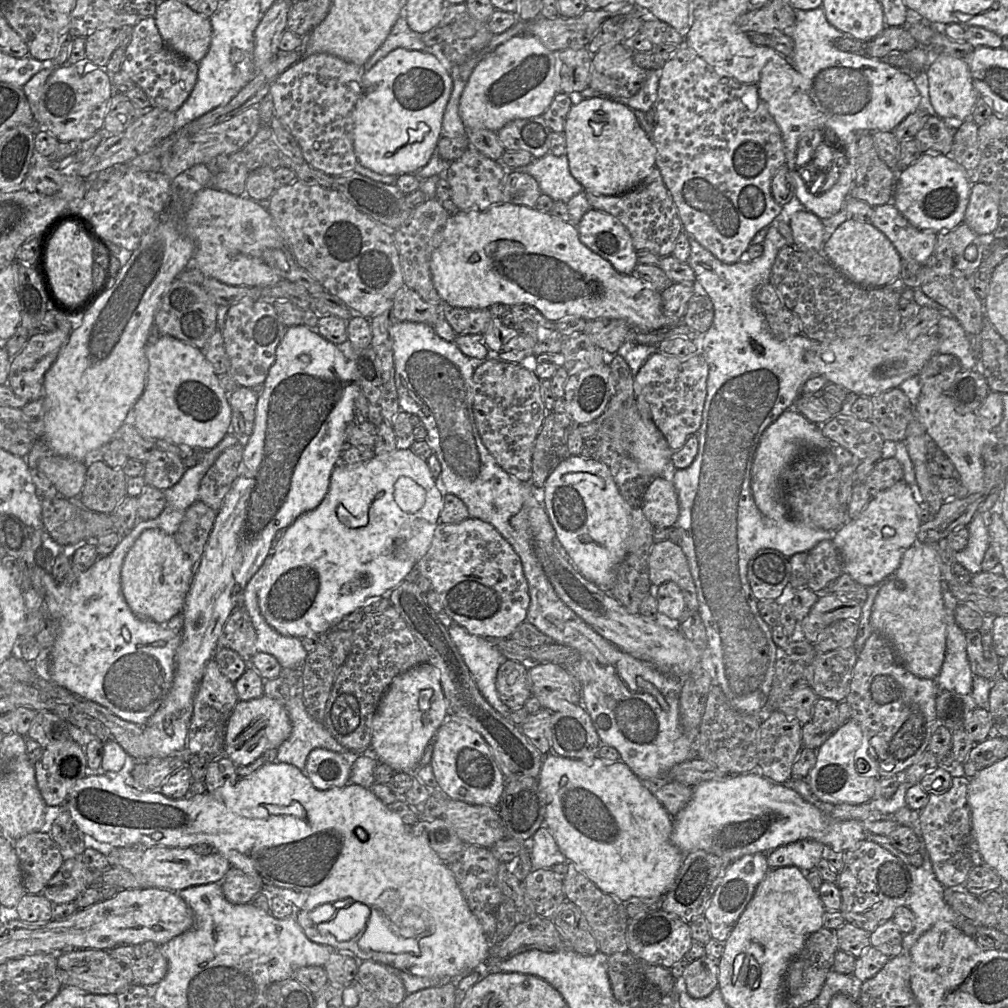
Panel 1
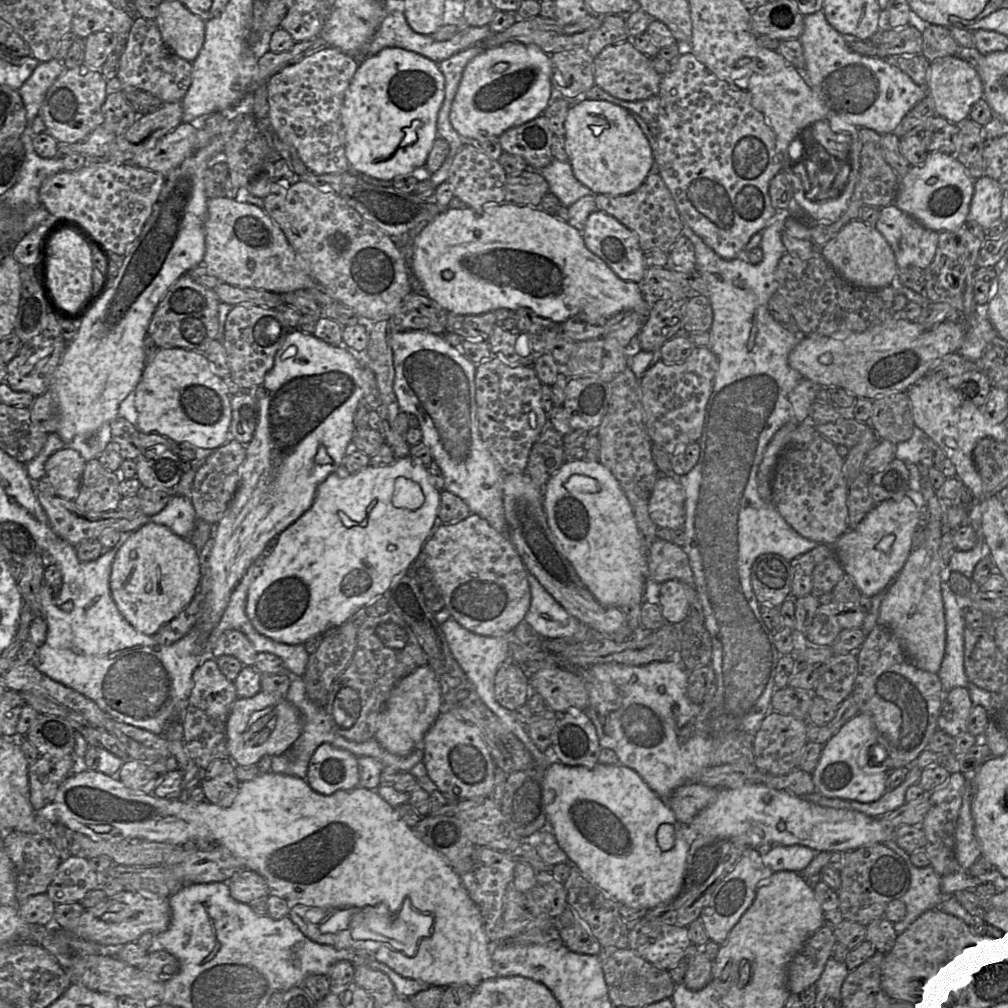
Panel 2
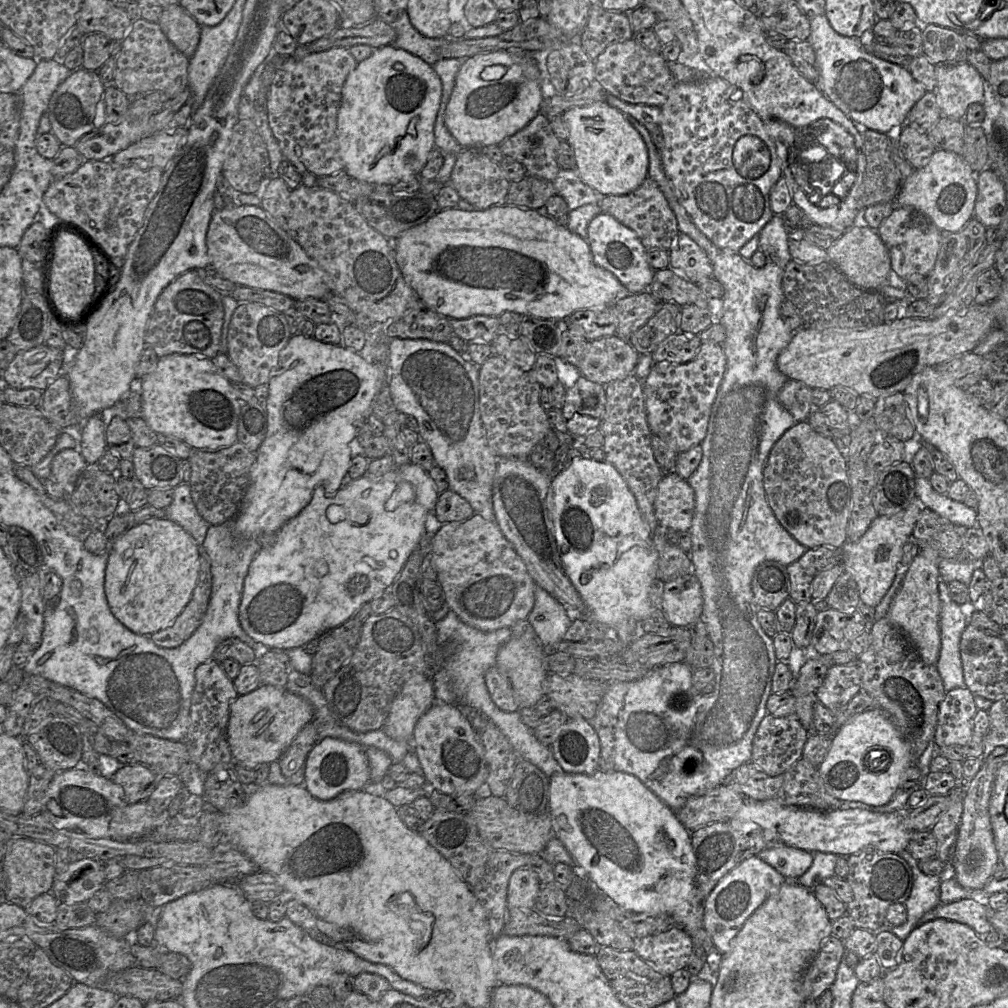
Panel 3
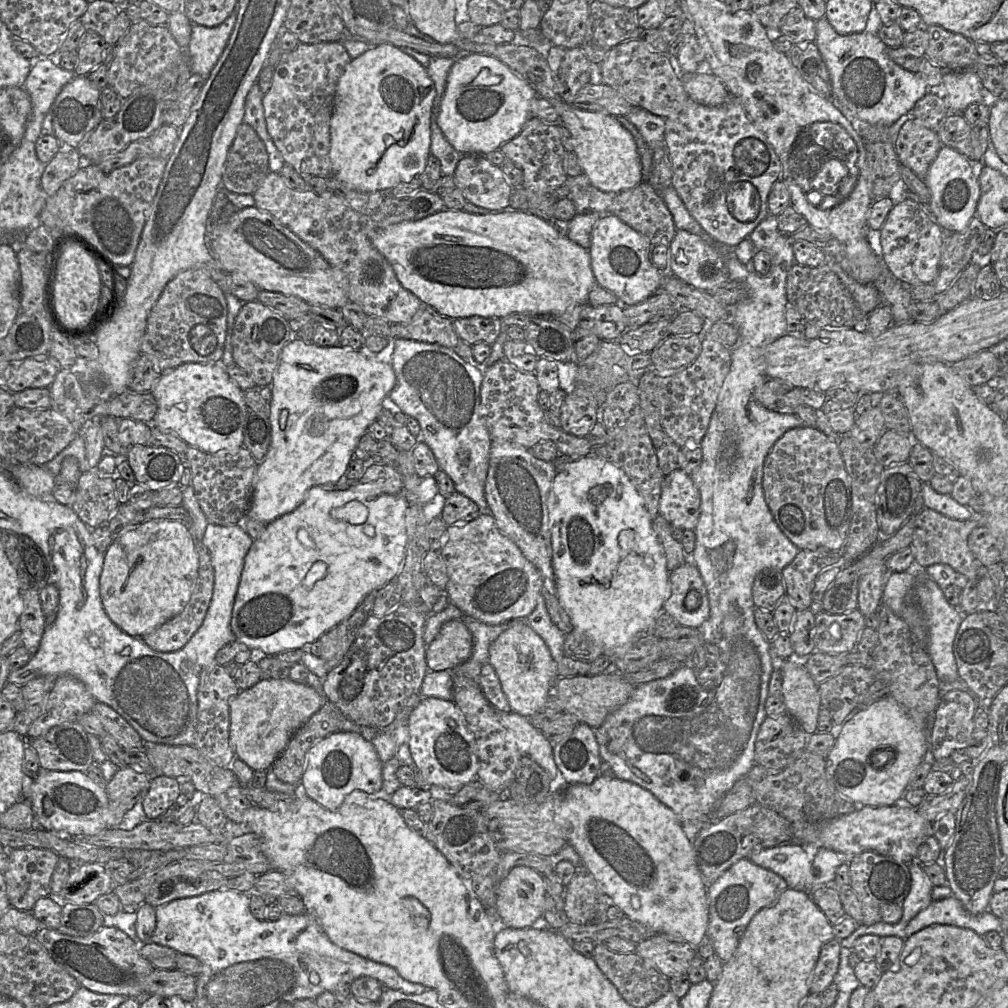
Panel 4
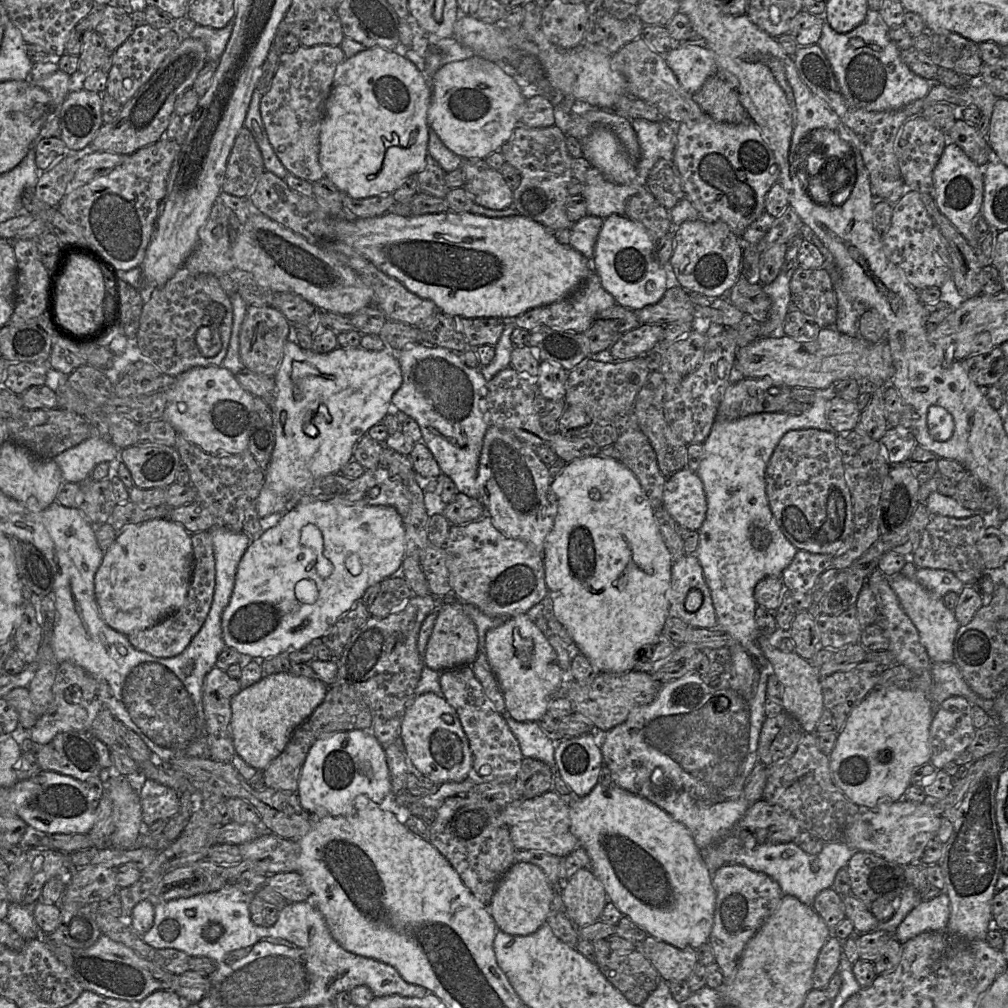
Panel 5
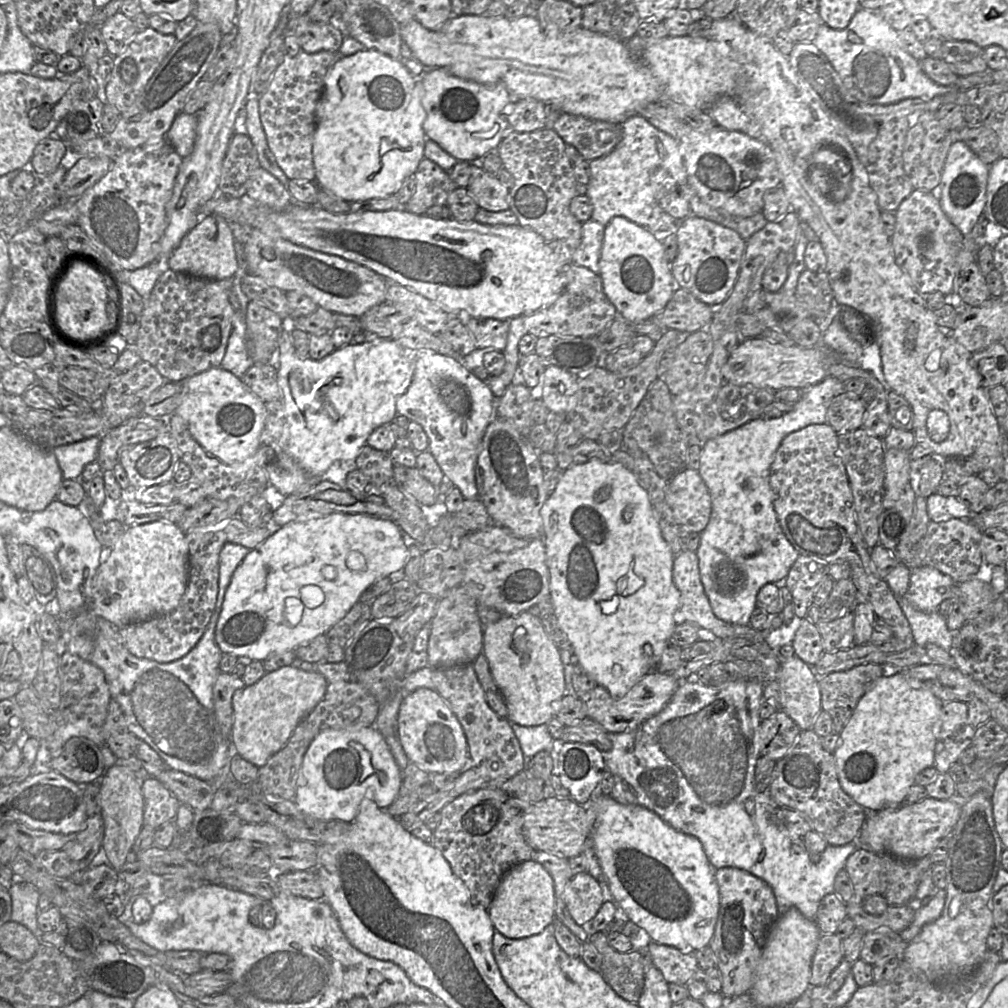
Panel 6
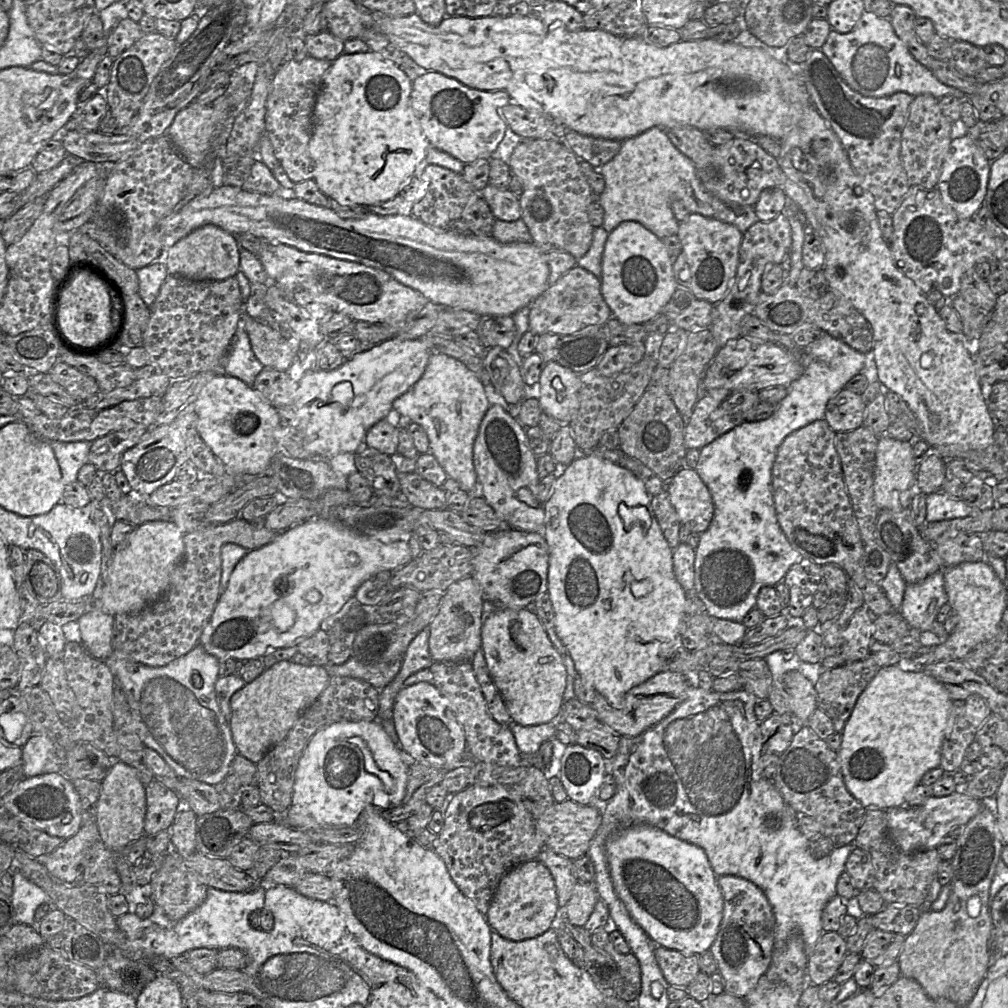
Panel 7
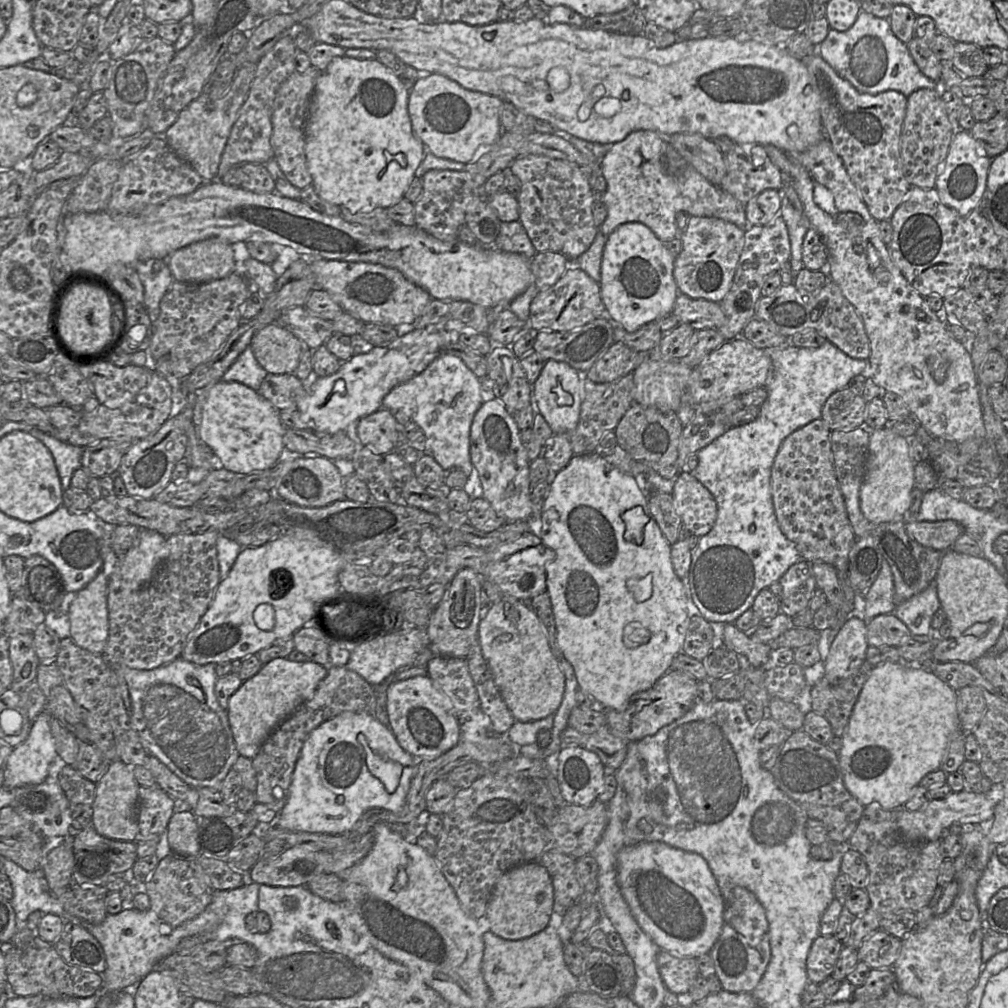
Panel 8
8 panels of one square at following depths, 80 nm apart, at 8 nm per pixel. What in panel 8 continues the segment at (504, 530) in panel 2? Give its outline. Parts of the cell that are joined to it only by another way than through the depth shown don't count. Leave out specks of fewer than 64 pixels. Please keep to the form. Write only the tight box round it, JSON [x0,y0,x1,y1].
[382,352,482,477]

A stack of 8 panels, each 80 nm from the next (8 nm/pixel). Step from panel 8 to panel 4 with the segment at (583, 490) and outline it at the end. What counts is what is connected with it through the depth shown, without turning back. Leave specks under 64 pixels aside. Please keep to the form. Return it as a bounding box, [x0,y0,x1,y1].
[547,457,670,647]

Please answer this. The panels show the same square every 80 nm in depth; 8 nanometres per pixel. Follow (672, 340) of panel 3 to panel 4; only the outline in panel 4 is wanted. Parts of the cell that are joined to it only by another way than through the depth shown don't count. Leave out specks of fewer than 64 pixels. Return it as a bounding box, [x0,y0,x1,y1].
[651,335,701,376]

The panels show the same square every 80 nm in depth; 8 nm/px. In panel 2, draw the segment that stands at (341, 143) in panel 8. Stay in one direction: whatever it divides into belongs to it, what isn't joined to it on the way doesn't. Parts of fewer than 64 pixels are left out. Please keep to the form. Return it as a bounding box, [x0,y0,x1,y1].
[341,47,445,182]

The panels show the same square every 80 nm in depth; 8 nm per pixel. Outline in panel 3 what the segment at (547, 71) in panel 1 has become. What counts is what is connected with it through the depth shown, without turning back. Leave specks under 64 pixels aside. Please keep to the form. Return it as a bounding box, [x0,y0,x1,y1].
[444,50,543,148]

